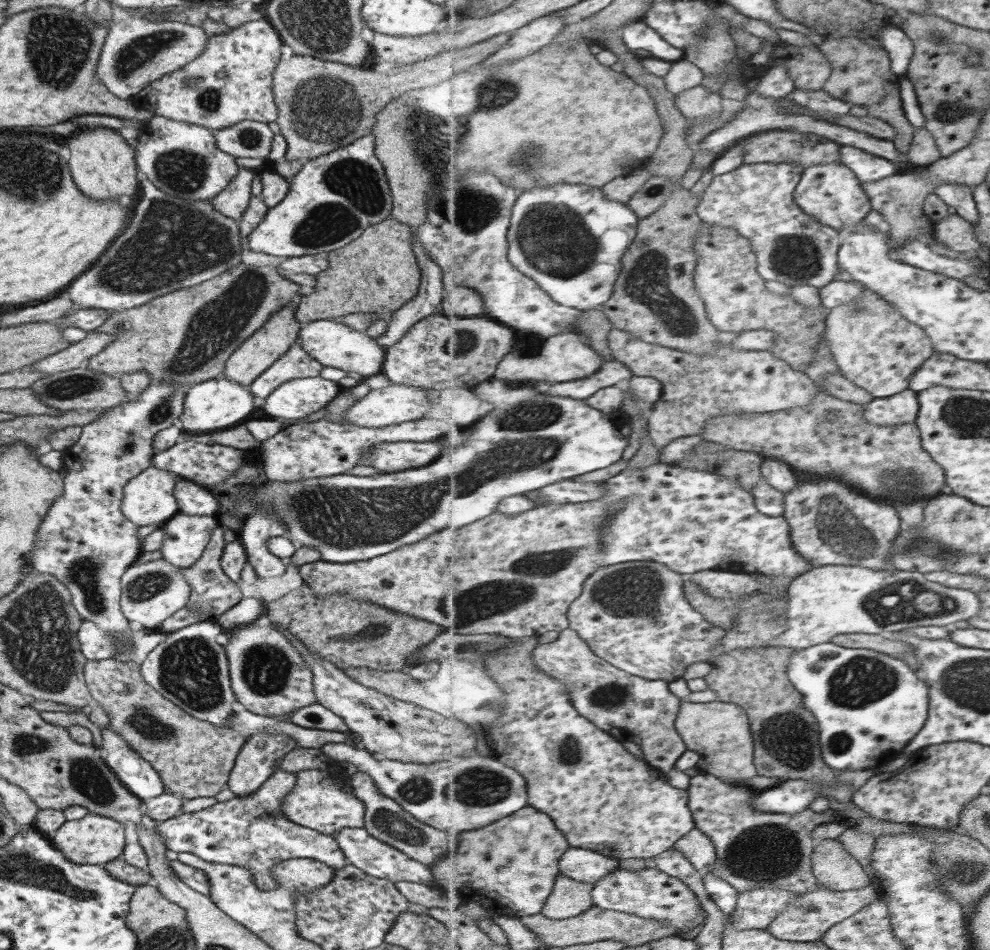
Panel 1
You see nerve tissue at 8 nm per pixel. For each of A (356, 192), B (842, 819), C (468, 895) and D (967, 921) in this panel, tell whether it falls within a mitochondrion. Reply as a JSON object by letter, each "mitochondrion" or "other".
{"A":"mitochondrion","B":"other","C":"other","D":"other"}

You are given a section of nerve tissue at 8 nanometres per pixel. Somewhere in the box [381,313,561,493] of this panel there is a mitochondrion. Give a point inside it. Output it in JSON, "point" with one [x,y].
{"point":[465,341]}

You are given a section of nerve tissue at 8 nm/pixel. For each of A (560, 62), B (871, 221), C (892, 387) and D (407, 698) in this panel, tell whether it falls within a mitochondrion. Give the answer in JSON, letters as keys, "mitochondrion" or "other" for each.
{"A":"other","B":"other","C":"other","D":"other"}

